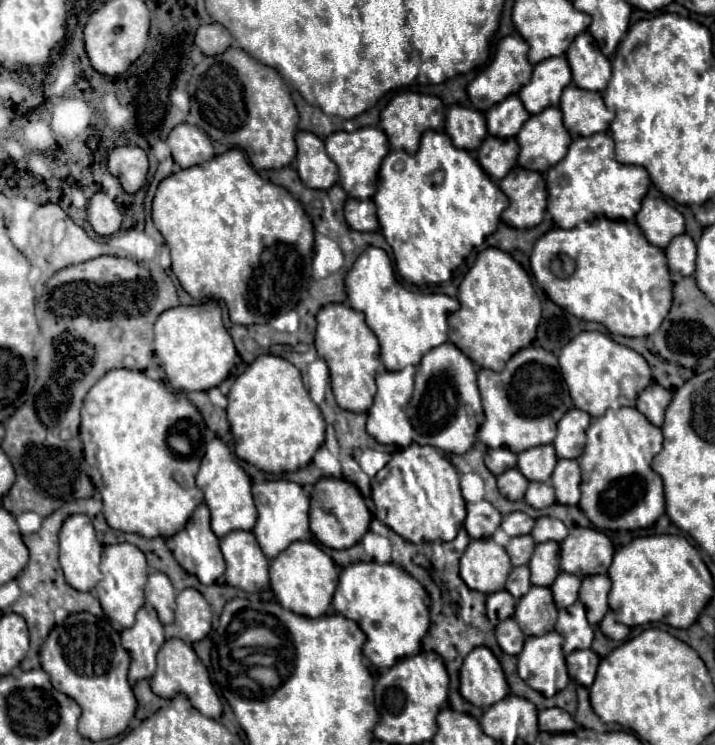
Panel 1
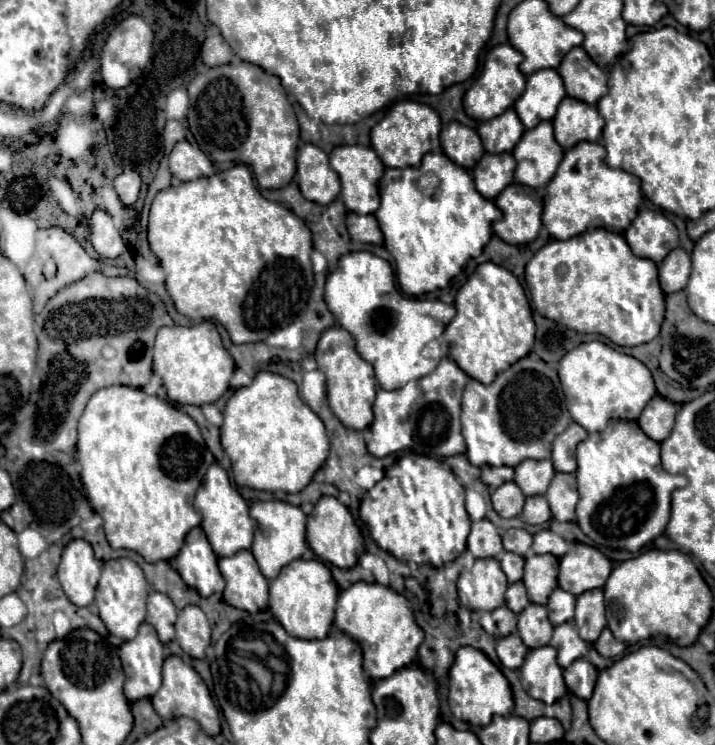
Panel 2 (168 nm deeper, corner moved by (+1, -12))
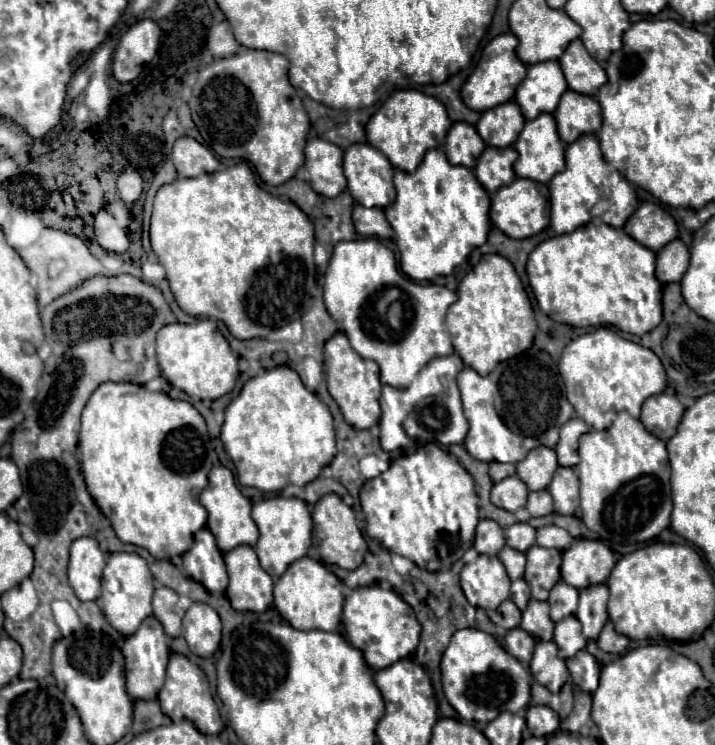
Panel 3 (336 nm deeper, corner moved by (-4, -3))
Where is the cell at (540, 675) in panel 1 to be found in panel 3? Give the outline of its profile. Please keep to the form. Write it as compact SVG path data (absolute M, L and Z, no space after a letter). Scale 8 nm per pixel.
M540 641L536 645L534 657L530 661L530 671L534 679L552 693L558 693L560 687L568 681L566 663L558 659L558 647L554 641Z

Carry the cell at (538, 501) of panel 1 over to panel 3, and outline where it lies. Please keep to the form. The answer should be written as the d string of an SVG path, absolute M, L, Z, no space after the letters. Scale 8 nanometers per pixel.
M536 491L528 495L528 505L526 505L528 513L532 517L544 517L548 513L552 513L552 497L548 491Z

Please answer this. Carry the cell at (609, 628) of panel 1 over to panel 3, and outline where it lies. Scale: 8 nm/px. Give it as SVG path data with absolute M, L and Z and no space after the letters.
M608 621L604 625L604 629L602 629L600 637L598 637L598 647L602 651L606 651L606 653L612 653L612 655L624 653L626 647L628 647L628 643L630 643L630 639L624 637L624 635L620 635L620 633L616 633L612 621Z

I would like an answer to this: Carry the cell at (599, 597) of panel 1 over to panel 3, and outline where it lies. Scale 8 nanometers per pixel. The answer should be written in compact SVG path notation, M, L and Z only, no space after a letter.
M594 585L580 591L576 619L582 623L582 635L586 635L586 639L598 639L604 623L608 621L606 603L608 603L606 585Z

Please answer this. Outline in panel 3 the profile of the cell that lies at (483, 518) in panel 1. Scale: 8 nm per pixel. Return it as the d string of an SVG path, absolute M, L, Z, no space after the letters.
M482 519L476 529L474 549L482 555L496 555L504 547L504 531L498 523L490 519Z

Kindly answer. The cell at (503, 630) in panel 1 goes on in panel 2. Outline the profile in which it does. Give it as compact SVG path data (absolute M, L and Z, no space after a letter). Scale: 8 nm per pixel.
M509 634L505 638L497 640L497 656L505 668L517 670L523 664L523 658L529 648L521 644L521 638L517 634Z

